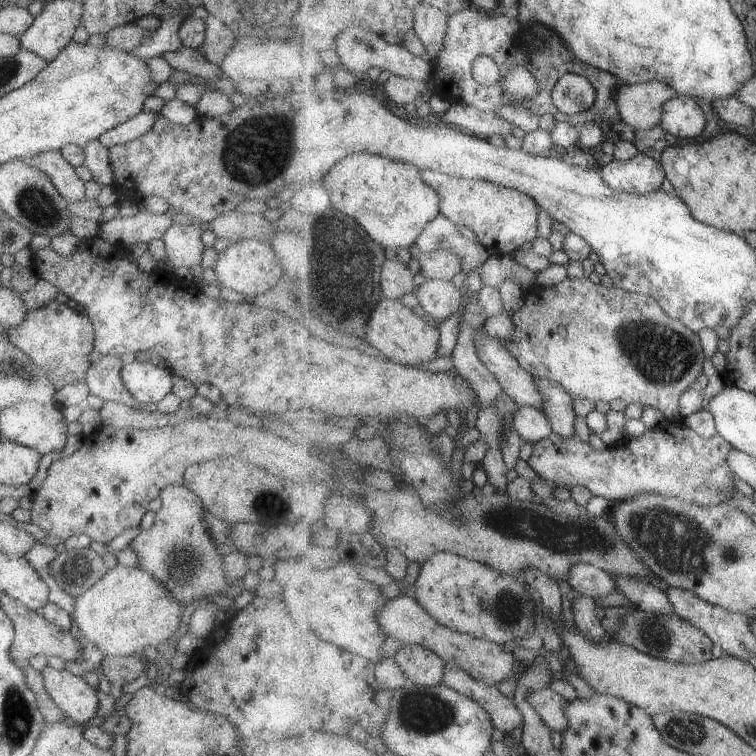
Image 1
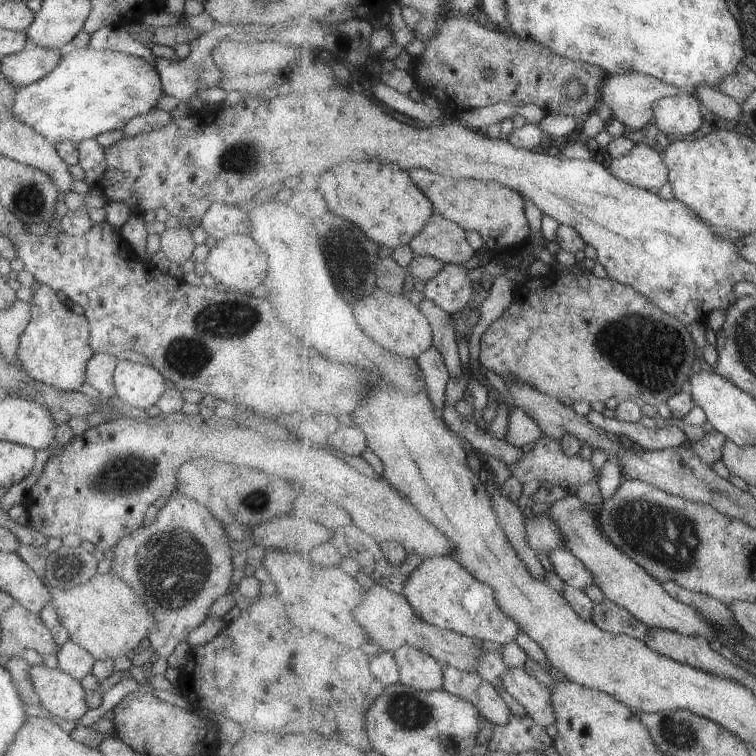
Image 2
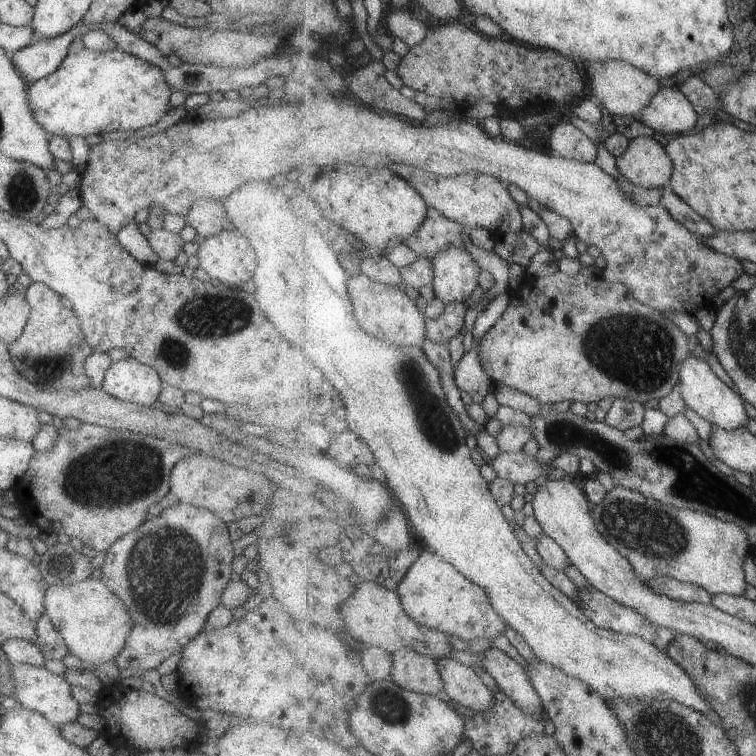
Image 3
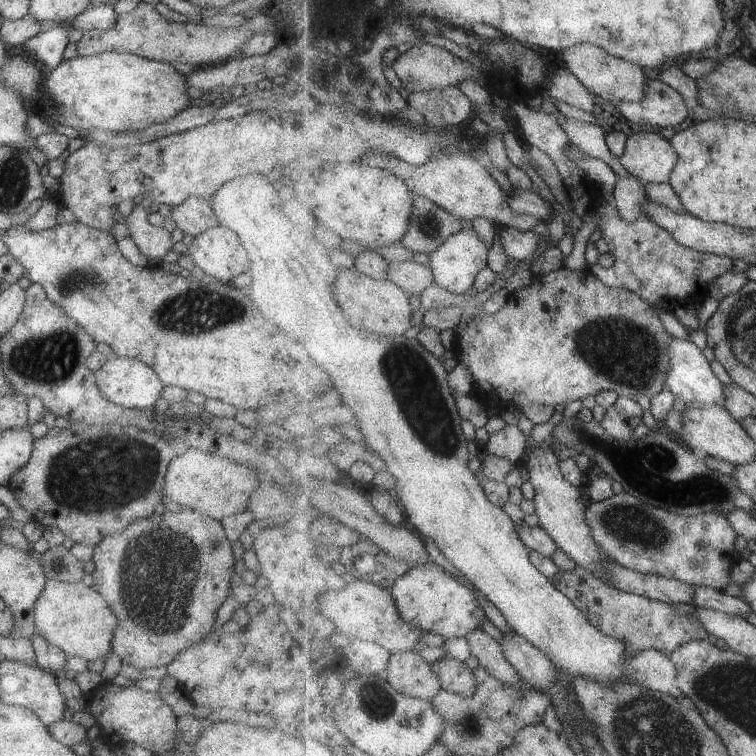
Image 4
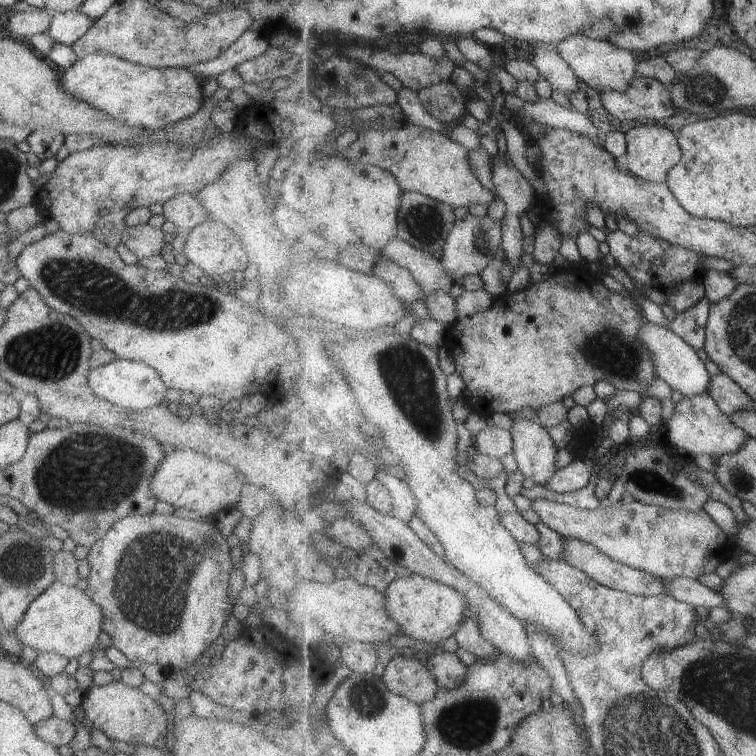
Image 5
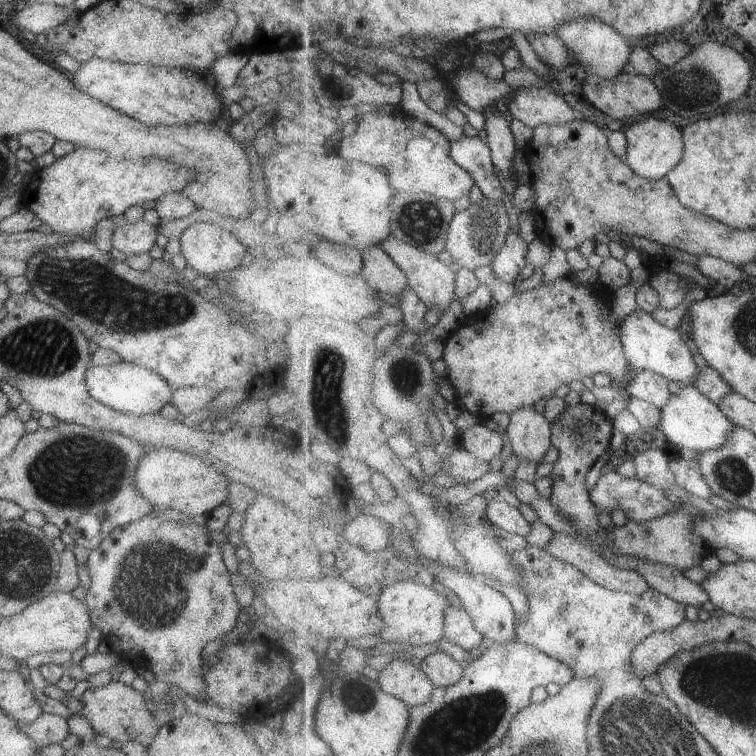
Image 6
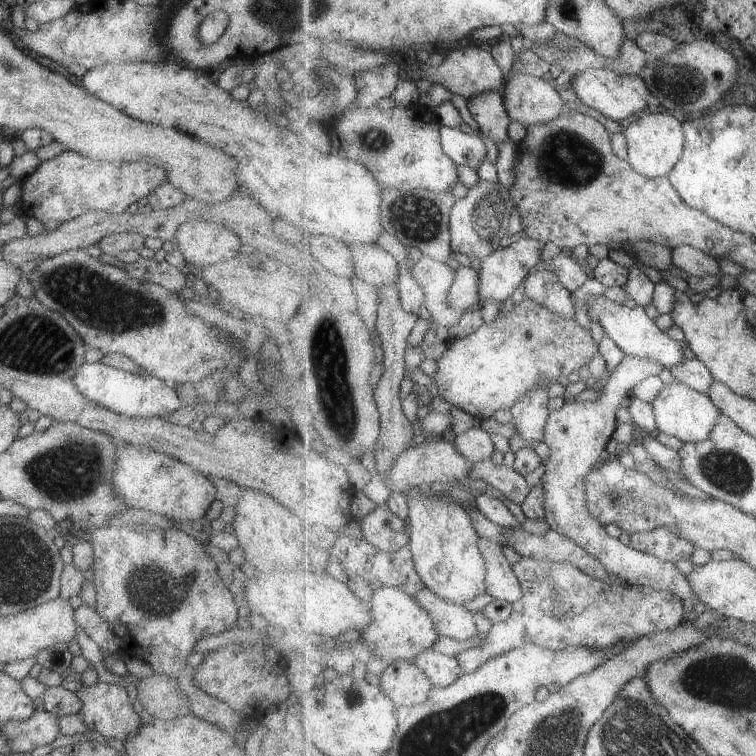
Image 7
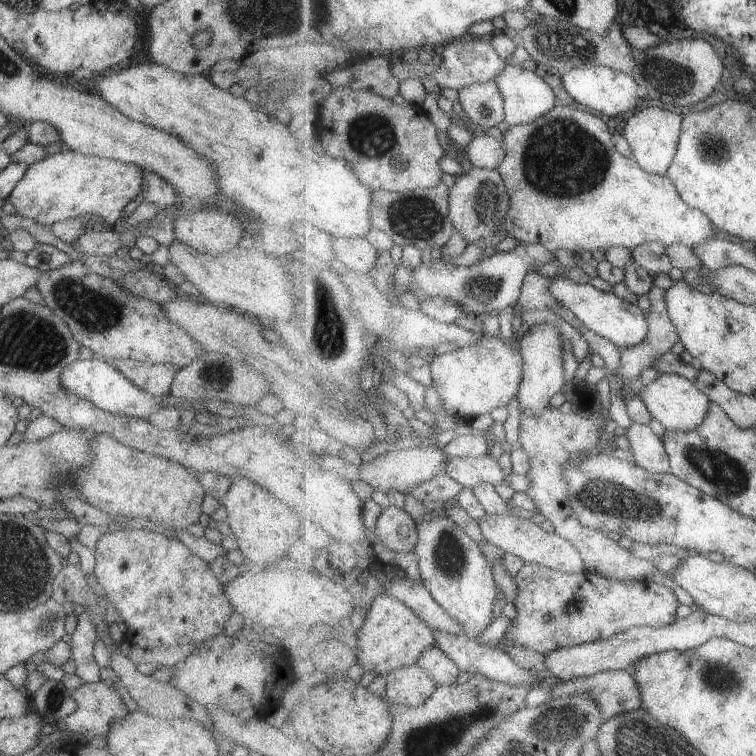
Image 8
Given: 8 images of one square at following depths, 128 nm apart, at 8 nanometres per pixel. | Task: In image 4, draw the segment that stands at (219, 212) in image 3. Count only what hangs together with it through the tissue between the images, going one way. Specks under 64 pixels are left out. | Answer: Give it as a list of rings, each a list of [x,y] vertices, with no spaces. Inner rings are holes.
[[[189,196],[172,210],[171,219],[184,235],[189,234],[195,237],[205,230],[219,226],[208,198]]]

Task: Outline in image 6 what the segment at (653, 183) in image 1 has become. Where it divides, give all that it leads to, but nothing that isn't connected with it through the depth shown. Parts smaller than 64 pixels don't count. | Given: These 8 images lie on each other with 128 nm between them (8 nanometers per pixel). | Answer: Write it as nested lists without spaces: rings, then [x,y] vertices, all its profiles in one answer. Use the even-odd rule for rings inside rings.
[[[649,117],[631,123],[625,131],[628,138],[625,162],[635,171],[635,174],[649,180],[661,180],[683,160],[684,132],[667,120]]]

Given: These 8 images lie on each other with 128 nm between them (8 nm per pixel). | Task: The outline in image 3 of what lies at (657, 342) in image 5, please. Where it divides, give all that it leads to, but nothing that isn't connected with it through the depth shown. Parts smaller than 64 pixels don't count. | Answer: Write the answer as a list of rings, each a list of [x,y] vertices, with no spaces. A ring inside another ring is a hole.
[[[691,356],[681,368],[681,382],[677,386],[682,393],[682,398],[687,402],[689,408],[698,413],[712,426],[723,428],[728,432],[737,431],[739,428],[747,428],[749,412],[745,408],[745,400],[729,384],[725,384],[703,358]]]

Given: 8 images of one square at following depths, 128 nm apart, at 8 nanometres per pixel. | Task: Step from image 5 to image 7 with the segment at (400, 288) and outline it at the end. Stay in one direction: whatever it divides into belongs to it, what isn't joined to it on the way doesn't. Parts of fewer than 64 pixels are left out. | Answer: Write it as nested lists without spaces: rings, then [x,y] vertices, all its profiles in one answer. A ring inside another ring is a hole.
[[[377,244],[353,246],[357,276],[378,288],[395,284],[400,278],[399,261]]]

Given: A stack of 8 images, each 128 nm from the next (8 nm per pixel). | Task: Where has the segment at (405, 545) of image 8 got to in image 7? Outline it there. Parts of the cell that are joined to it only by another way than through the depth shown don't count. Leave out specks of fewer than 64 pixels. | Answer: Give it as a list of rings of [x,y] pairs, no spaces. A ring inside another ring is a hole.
[[[377,506],[359,524],[365,541],[383,551],[395,552],[410,544],[407,522],[408,519],[399,519],[386,506]]]

